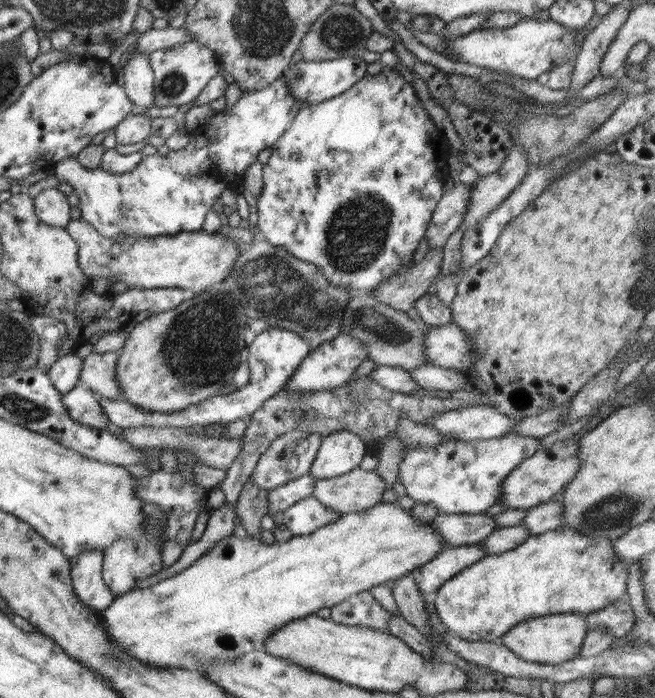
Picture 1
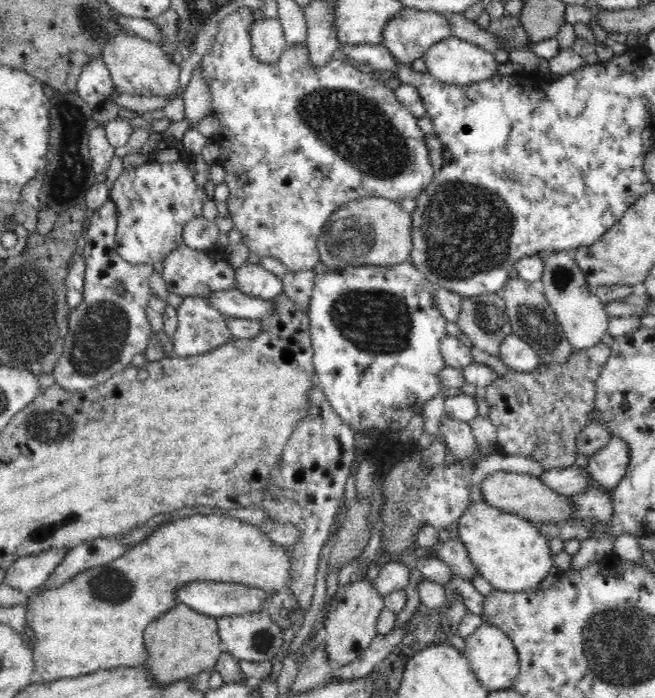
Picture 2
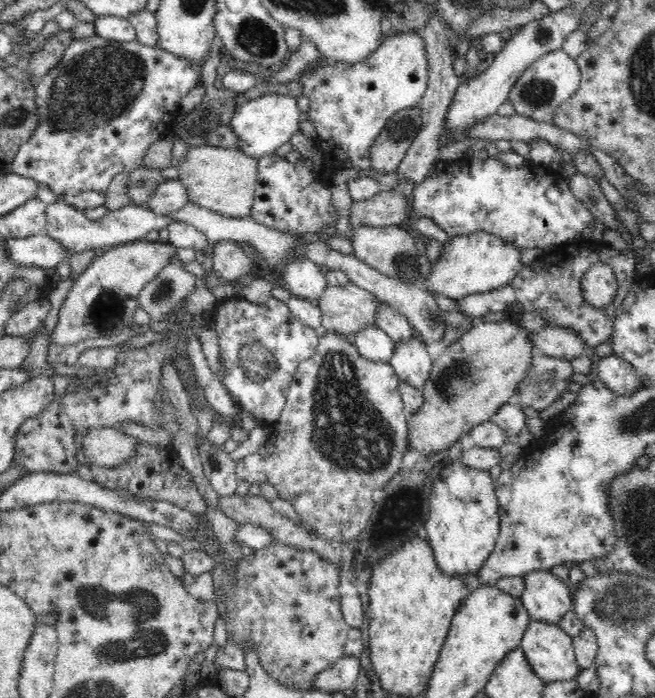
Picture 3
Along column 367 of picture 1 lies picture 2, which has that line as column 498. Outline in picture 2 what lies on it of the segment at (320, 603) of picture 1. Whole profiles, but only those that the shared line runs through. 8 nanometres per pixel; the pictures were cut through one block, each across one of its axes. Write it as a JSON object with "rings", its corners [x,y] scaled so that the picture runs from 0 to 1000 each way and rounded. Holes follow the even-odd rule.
{"rings":[[[740,718],[721,721],[690,759],[711,784],[730,822],[757,847],[818,844],[846,809],[835,771],[809,745],[773,735]]]}

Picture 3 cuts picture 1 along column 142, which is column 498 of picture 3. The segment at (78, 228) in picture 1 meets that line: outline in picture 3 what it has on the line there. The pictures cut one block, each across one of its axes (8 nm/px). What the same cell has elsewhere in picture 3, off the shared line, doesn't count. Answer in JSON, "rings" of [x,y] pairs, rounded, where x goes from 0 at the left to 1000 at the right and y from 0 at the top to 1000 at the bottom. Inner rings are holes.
{"rings":[[[727,331],[708,338],[693,338],[678,350],[675,367],[669,375],[660,378],[658,394],[641,404],[641,407],[656,418],[656,421],[681,424],[696,430],[710,426],[713,421],[727,421],[734,418],[748,418],[750,415],[773,410],[782,404],[782,400],[800,384],[794,371],[794,358],[785,351],[774,348],[768,341],[748,335],[742,331]]]}

